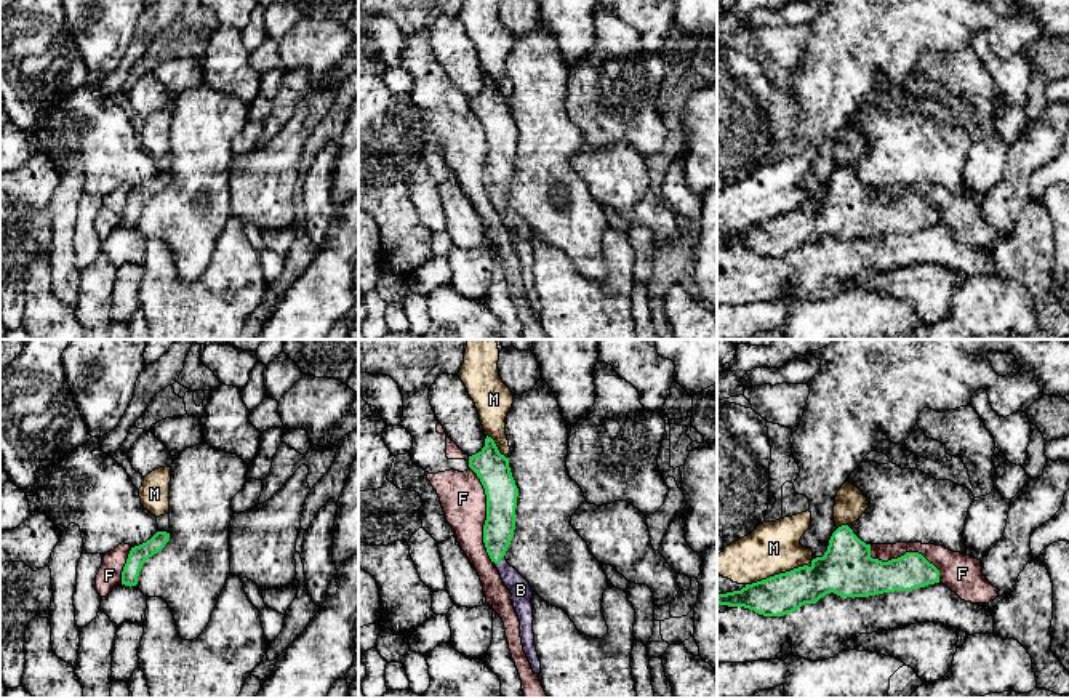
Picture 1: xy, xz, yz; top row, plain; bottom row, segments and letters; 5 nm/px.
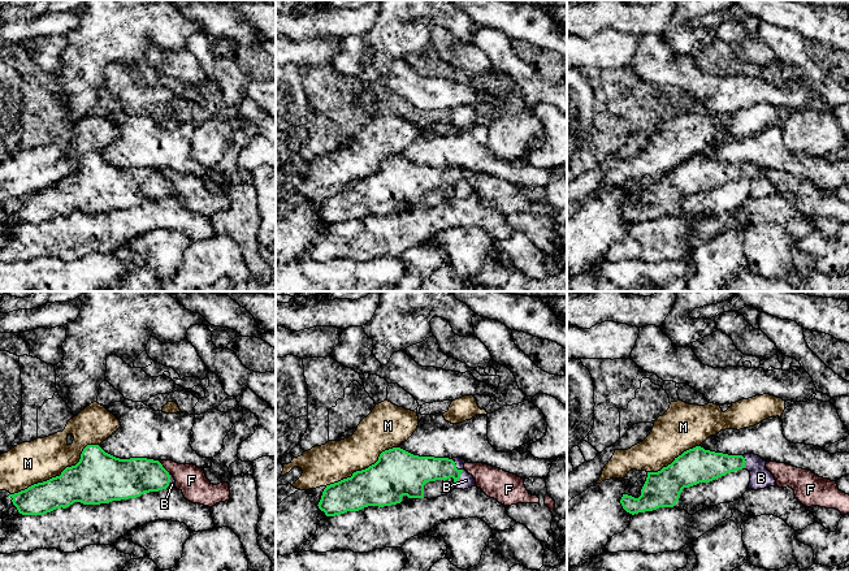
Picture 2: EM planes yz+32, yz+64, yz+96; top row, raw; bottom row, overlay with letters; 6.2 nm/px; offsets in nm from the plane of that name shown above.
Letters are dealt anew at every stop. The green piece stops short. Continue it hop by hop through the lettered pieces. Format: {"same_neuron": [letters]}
{"same_neuron": ["B"]}

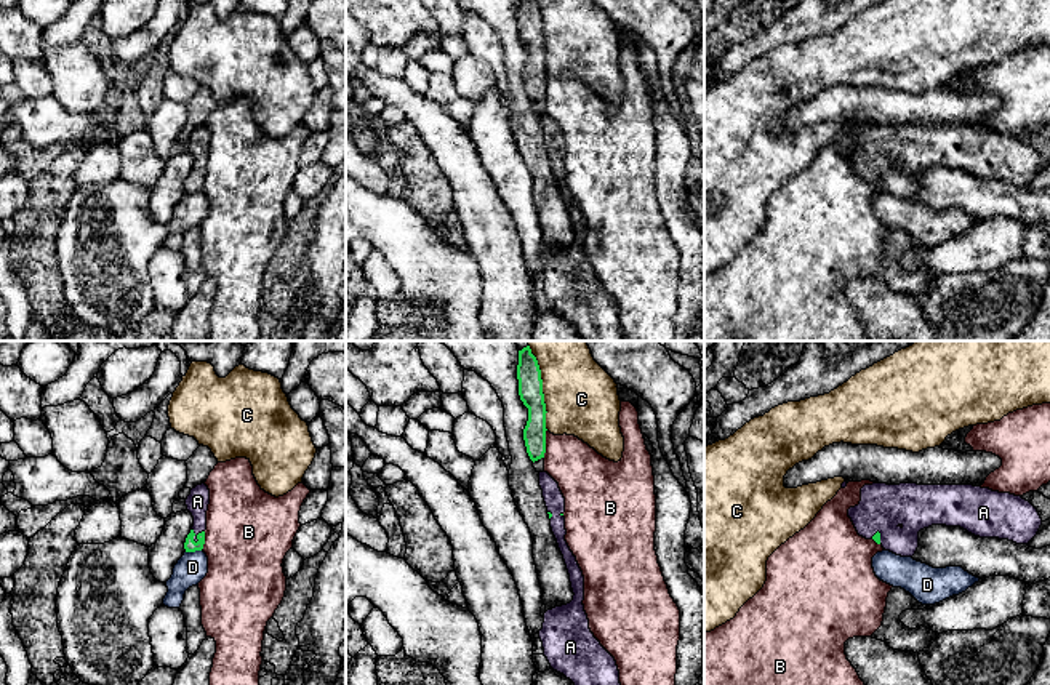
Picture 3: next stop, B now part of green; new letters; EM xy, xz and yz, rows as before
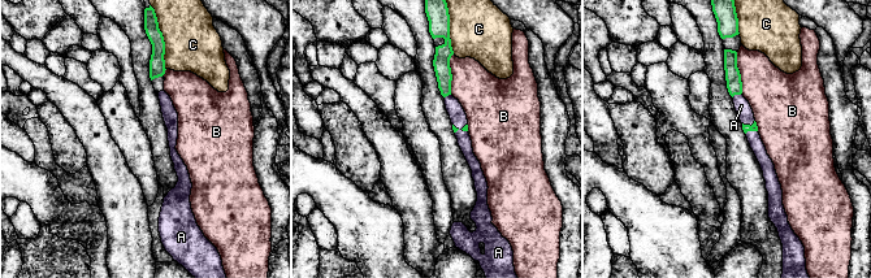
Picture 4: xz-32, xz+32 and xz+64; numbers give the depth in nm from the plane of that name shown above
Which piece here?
{"same_neuron": ["A"]}

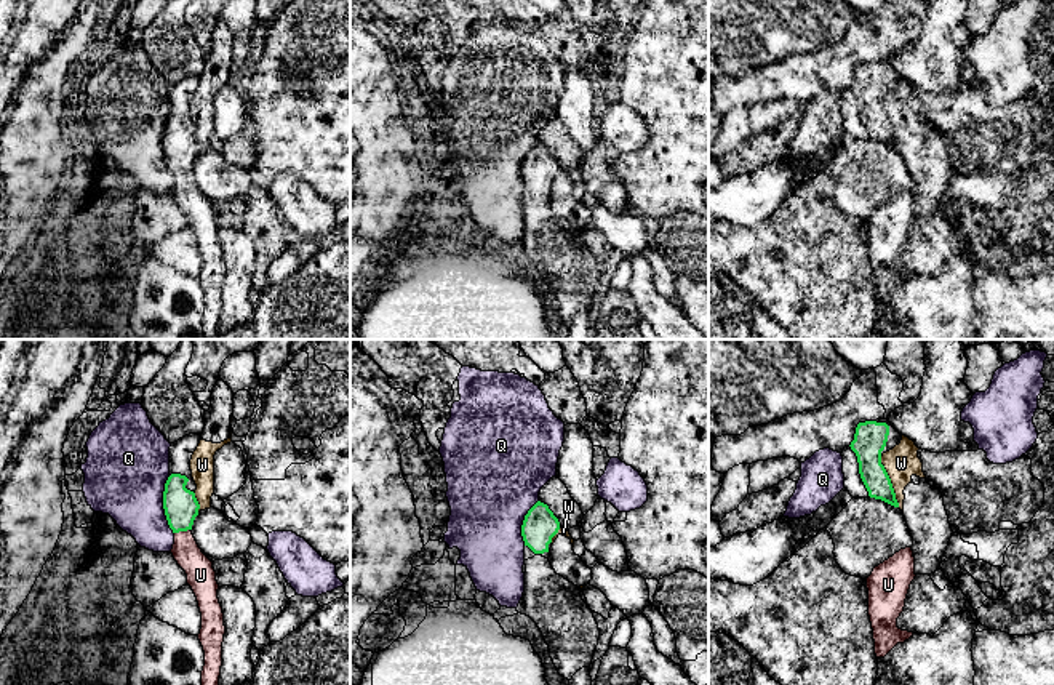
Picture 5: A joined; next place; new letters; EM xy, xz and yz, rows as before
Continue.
{"same_neuron": ["U"]}

